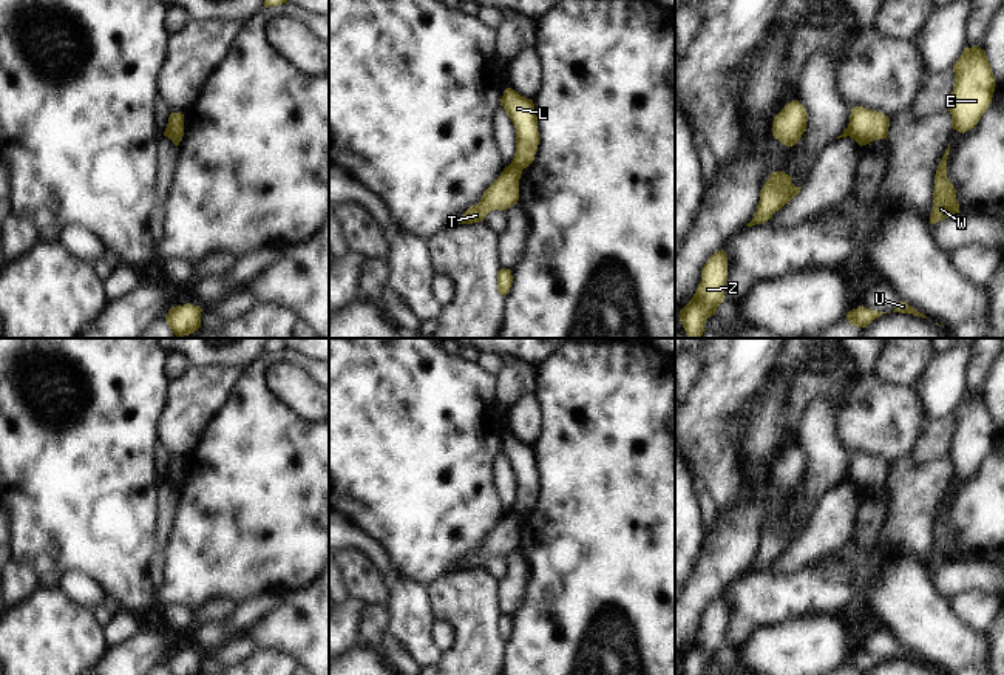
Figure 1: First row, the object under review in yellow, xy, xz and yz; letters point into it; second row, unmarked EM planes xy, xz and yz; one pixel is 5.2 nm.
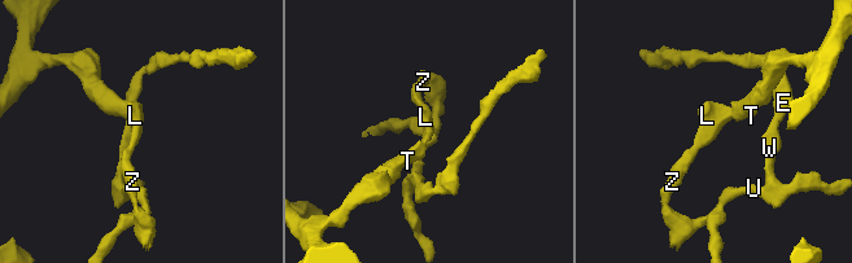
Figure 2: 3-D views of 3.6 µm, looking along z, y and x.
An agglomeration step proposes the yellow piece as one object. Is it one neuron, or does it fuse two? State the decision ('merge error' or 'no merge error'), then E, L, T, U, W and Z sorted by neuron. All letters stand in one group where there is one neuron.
merge error | E L U W Z / T

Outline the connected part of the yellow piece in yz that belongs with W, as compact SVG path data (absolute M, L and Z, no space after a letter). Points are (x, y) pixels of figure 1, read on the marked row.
M950 144L934 175L933 209L930 215L930 224L936 224L955 213L959 213L959 202L956 199L956 190L947 178L948 153L950 153Z

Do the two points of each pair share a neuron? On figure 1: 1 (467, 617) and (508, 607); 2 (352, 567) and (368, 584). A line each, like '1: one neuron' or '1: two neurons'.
1: two neurons
2: one neuron

